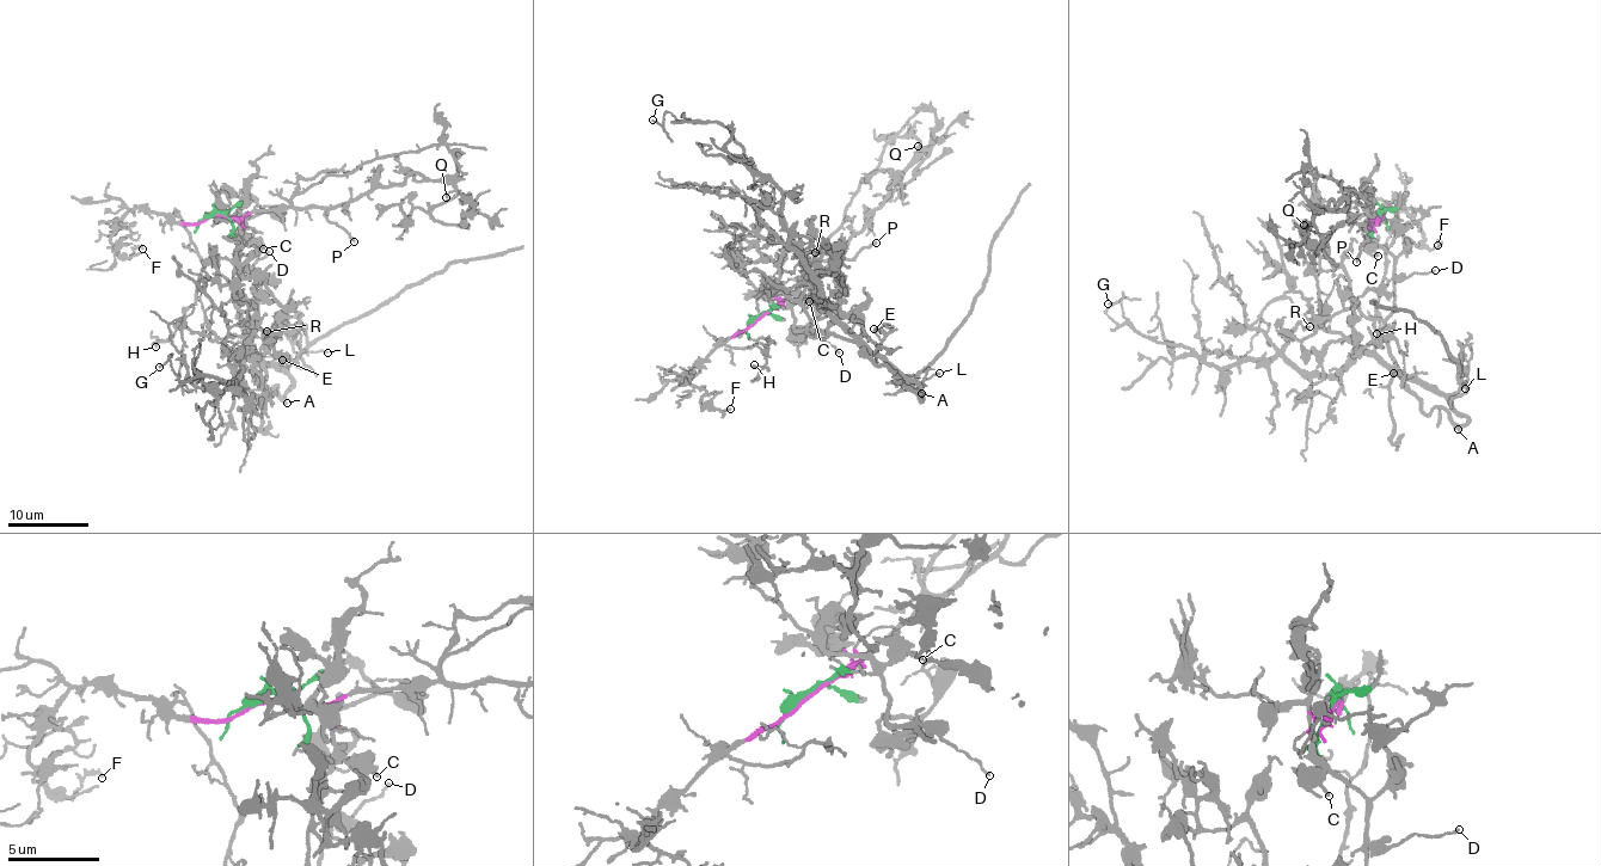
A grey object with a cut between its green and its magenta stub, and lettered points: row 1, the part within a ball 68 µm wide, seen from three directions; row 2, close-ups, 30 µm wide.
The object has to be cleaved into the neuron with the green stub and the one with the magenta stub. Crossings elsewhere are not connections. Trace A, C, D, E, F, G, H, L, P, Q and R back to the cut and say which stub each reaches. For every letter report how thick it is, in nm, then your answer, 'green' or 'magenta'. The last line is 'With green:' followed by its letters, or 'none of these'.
A: calibre 280 nm; green
C: calibre 180 nm; green
D: calibre 110 nm; green
E: calibre 100 nm; green
F: calibre 110 nm; magenta
G: calibre 80 nm; green
H: calibre 120 nm; magenta
L: calibre 140 nm; green
P: calibre 180 nm; magenta
Q: calibre 120 nm; magenta
R: calibre 90 nm; green
With green: A, C, D, E, G, L, R

